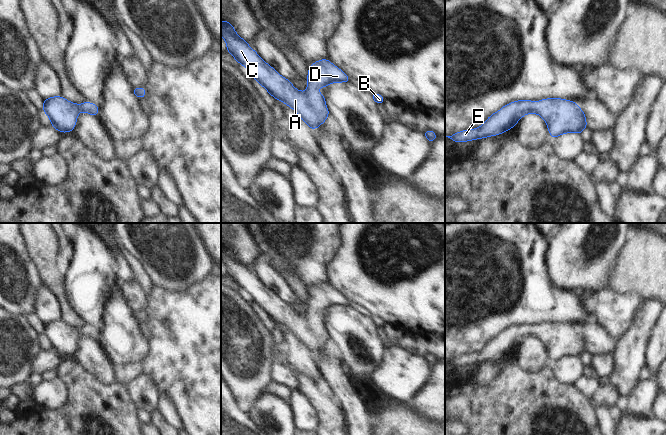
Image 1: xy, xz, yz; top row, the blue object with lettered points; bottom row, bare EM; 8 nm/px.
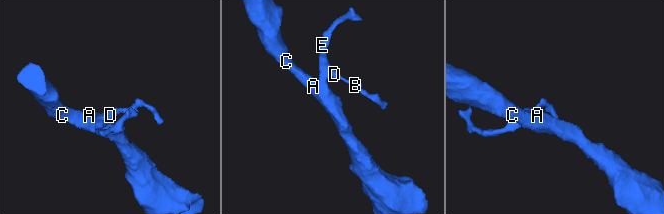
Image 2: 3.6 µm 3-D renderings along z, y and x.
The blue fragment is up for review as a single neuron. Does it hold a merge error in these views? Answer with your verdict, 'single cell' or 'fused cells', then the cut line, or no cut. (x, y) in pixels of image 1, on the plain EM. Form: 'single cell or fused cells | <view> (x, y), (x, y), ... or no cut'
single cell | no cut

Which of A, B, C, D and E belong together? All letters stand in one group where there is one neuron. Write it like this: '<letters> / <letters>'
A B C D E

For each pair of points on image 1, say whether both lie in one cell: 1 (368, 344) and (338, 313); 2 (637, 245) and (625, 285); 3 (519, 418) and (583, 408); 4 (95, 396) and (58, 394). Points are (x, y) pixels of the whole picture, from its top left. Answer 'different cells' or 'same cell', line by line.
1: same cell
2: same cell
3: same cell
4: different cells

